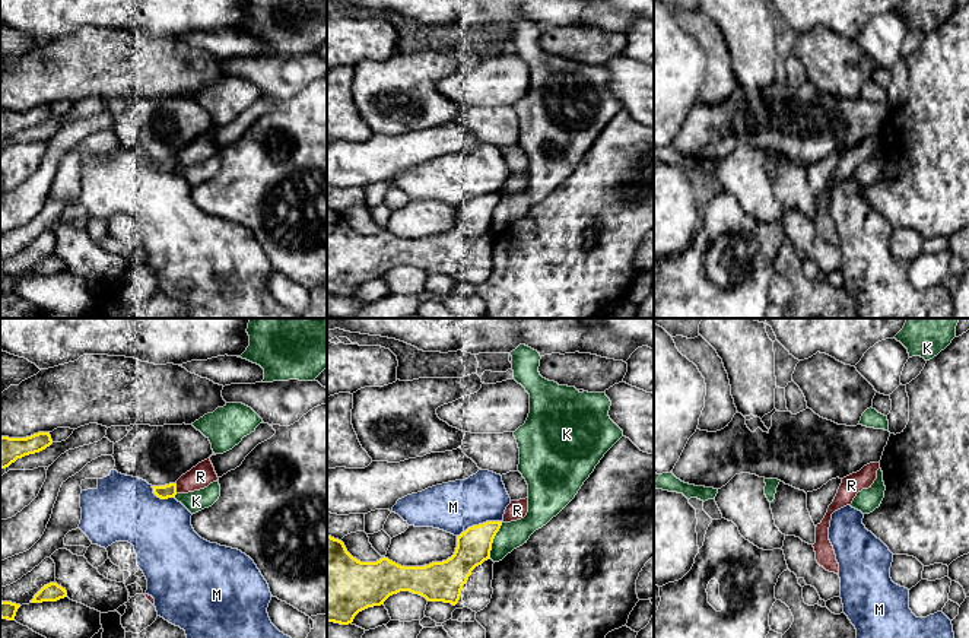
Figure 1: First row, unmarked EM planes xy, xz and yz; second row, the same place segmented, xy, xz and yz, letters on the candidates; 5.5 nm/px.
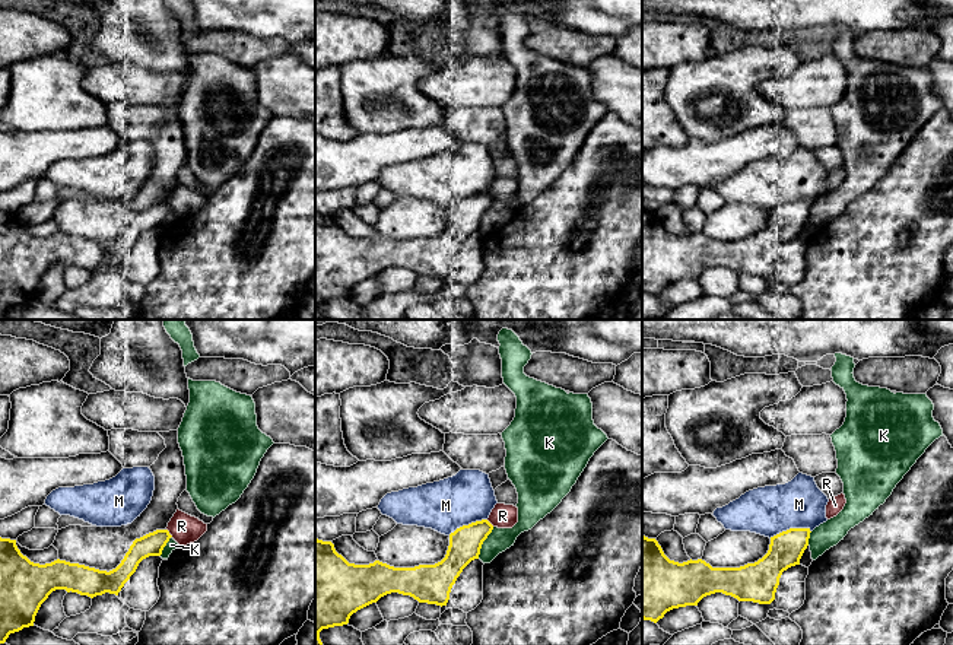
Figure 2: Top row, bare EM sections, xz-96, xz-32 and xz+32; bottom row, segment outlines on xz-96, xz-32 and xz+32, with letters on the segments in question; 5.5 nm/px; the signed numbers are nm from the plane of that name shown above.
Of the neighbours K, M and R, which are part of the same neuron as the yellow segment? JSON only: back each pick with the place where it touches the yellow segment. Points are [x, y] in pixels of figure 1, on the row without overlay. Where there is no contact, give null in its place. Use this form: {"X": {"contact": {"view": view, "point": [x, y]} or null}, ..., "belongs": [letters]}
{"K": {"contact": {"view": "xz", "point": [492, 213]}}, "belongs": ["K"]}

